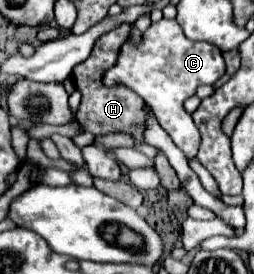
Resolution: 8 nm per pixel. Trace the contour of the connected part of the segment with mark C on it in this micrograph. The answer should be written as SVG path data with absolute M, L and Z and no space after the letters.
M160 20L152 22L152 26L142 34L138 44L126 40L118 52L118 60L110 66L102 82L104 86L122 84L136 92L154 112L160 126L170 134L174 144L184 152L184 156L196 158L200 146L200 134L194 126L194 120L188 112L184 112L184 100L196 94L200 84L214 84L226 72L226 64L218 46L210 42L192 42L182 36L182 30L176 20Z

